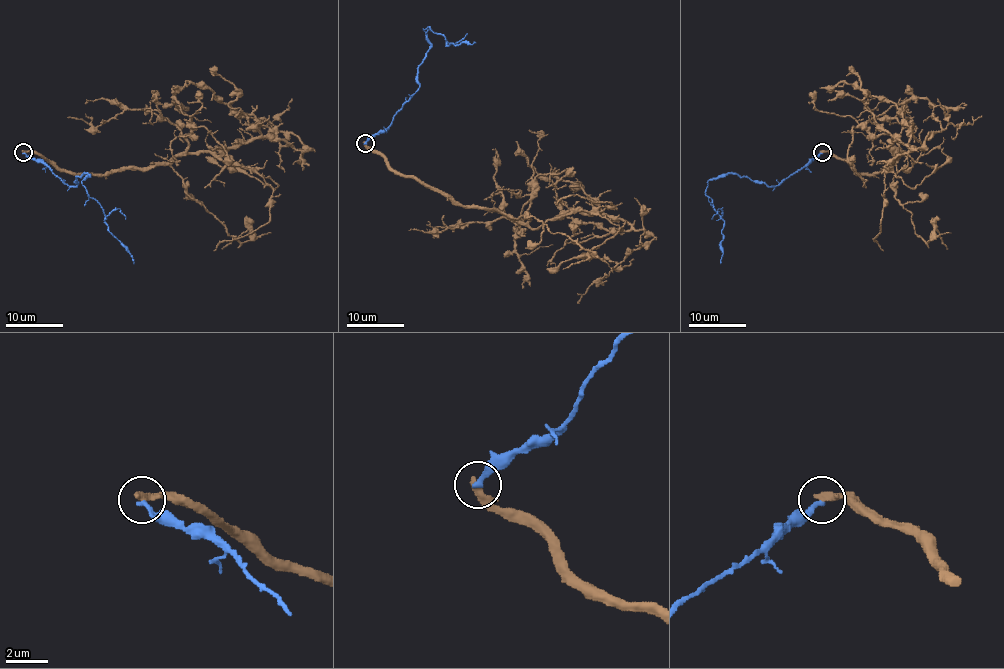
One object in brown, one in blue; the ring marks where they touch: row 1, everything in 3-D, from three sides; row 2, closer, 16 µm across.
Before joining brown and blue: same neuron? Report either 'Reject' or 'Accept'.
Reject

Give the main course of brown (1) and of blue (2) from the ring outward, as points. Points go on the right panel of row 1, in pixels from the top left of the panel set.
1: (822, 152), (878, 174), (906, 154), (888, 147), (909, 145), (909, 127), (895, 104), (846, 82), (819, 88)
2: (822, 152), (778, 185), (771, 187), (728, 174), (708, 181), (705, 192), (723, 224), (721, 264)

